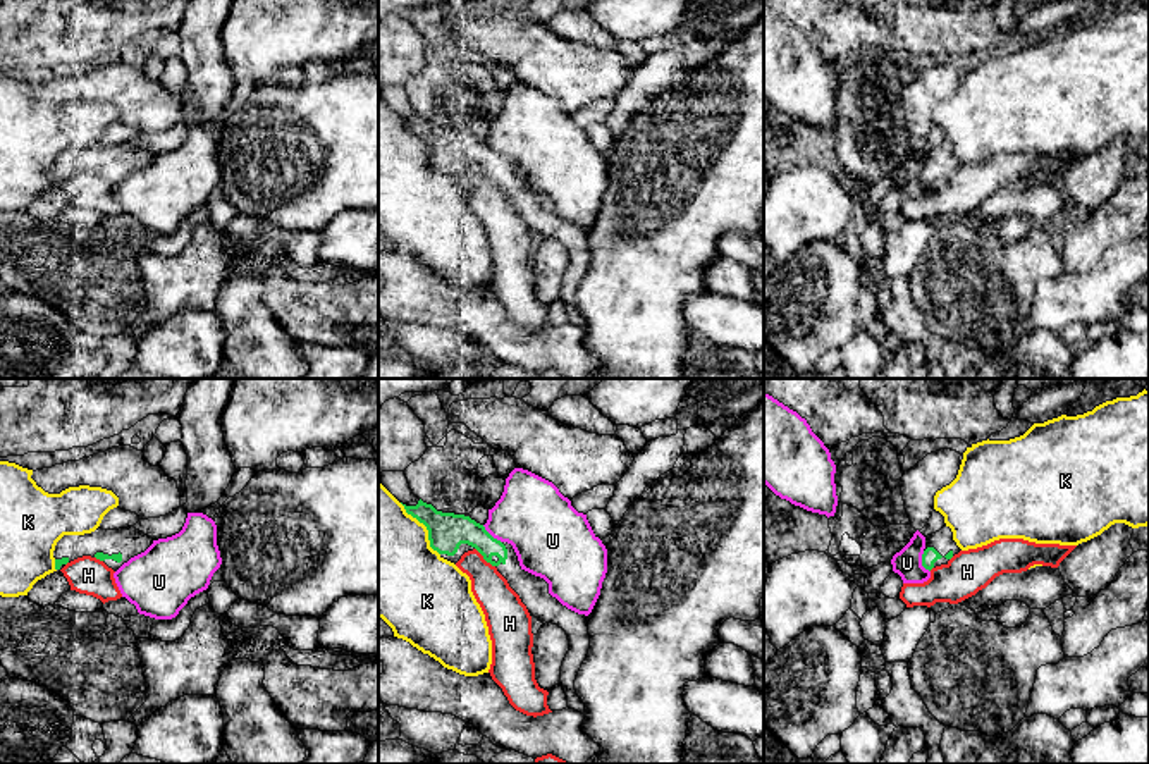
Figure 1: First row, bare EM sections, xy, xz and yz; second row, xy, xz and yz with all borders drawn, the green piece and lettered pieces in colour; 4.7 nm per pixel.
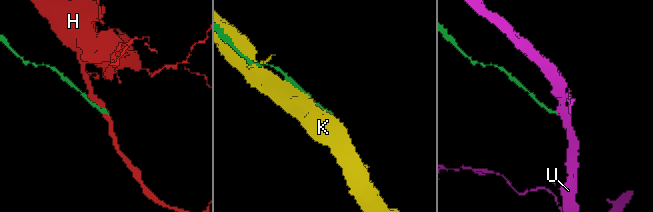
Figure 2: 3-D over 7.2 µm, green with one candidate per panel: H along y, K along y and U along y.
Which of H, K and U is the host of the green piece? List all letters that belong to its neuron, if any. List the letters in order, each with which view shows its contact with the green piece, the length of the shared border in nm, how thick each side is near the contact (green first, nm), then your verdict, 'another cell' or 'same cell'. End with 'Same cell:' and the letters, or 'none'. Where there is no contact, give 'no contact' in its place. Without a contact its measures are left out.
H: contact in xz; length 130 nm; calibres 180 and 190 nm; another cell
K: contact in xz; length 320 nm; calibres 180 and 460 nm; another cell
U: contact in yz; length 110 nm; calibres 70 and 140 nm; another cell
Same cell: none

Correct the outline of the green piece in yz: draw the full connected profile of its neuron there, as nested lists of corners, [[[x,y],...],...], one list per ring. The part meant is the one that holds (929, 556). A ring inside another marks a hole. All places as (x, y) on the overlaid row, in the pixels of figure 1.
[[[943,527],[939,532],[925,537],[925,549],[922,554],[922,566],[932,570],[958,554],[962,549],[953,540],[953,532],[949,527]]]

